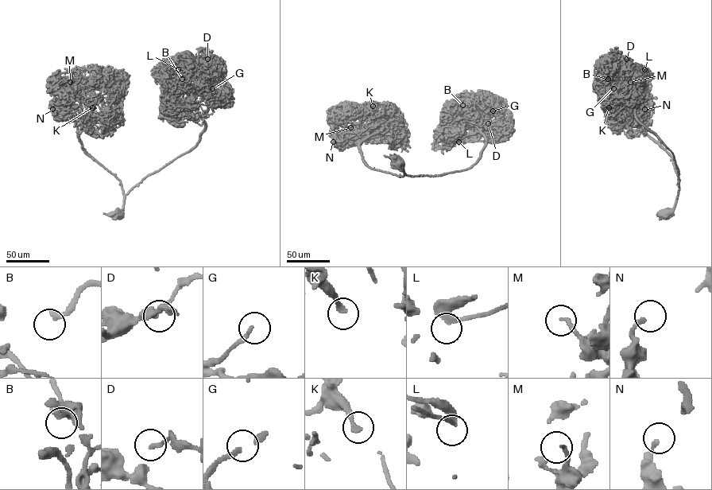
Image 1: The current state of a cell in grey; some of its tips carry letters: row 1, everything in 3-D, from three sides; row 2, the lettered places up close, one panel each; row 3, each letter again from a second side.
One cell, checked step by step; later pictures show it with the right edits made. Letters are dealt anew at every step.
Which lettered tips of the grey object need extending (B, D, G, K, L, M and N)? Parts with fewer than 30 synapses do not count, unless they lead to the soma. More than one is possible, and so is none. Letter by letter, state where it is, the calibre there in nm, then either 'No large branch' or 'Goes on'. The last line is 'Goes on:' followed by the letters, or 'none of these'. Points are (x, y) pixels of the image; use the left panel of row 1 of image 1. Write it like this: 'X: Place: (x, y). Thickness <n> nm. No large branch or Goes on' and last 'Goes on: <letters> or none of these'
B: Place: (182, 79). Thickness 260 nm. Goes on
D: Place: (207, 59). Thickness 120 nm. No large branch
G: Place: (212, 88). Thickness 200 nm. Goes on
K: Place: (92, 107). Thickness 180 nm. No large branch
L: Place: (178, 69). Thickness 260 nm. No large branch
M: Place: (70, 82). Thickness 150 nm. Goes on
N: Place: (52, 109). Thickness 160 nm. No large branch
Goes on: B, G, M

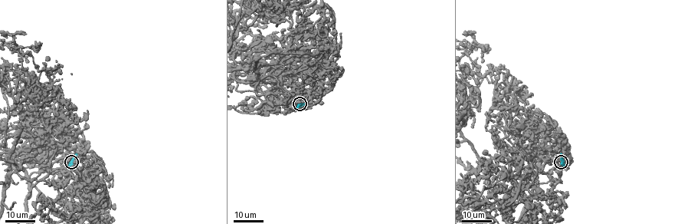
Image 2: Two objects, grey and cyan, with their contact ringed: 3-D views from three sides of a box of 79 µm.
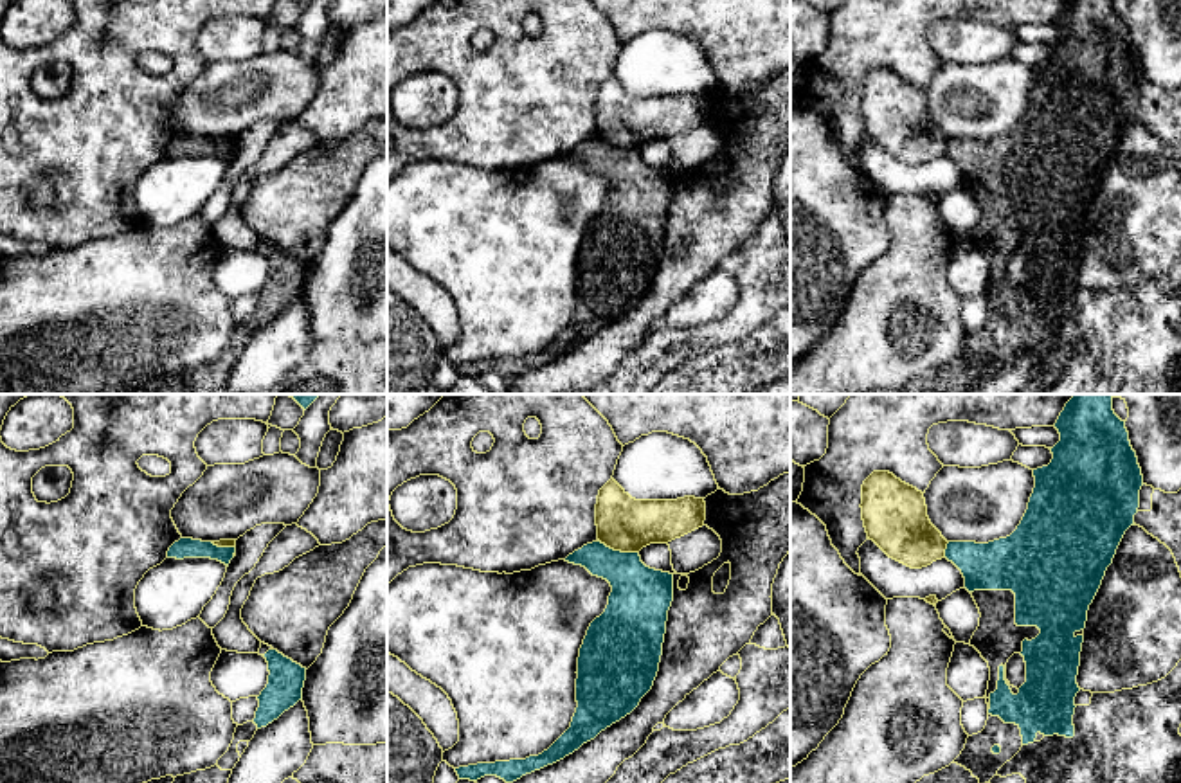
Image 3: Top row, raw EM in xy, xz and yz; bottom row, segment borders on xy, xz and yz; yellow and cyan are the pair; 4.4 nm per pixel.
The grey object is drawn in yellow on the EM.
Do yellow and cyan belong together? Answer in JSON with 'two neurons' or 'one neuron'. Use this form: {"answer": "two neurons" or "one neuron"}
{"answer": "two neurons"}

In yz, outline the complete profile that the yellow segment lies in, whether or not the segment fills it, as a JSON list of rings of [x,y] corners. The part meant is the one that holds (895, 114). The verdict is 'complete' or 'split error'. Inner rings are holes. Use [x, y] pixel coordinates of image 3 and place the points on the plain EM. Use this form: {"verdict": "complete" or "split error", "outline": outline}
{"verdict": "complete", "outline": [[[873,68],[862,81],[868,135],[889,155],[922,166],[945,155],[947,137],[931,121],[924,90],[889,68]]]}

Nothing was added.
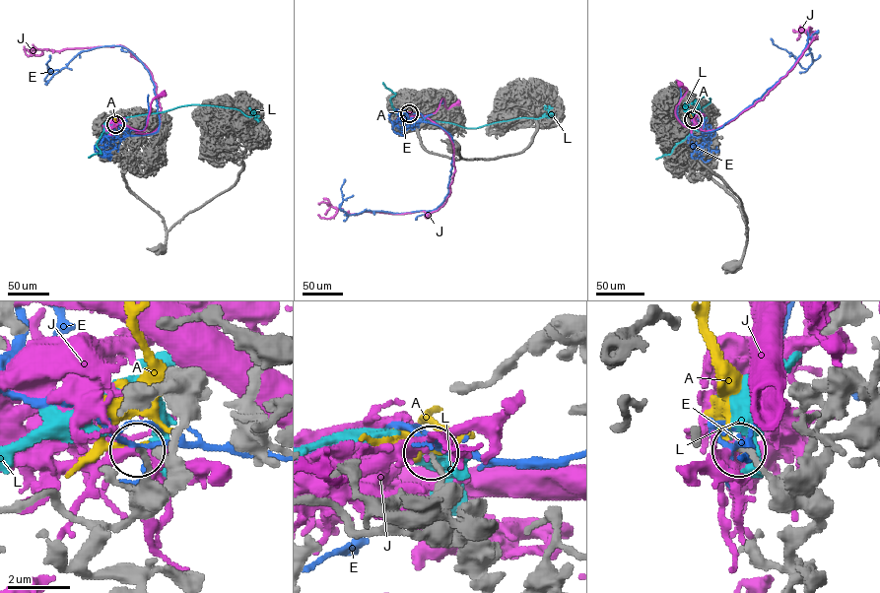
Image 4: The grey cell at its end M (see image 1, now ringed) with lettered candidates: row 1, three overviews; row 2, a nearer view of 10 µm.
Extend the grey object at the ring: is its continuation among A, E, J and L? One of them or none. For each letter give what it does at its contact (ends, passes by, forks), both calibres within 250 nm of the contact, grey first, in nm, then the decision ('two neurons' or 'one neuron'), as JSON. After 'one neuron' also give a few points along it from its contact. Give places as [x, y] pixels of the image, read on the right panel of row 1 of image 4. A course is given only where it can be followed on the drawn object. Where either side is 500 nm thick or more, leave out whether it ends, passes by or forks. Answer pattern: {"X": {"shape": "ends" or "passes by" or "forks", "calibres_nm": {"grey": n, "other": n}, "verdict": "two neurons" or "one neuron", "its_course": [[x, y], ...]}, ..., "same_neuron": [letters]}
{"A": {"shape": "ends", "calibres_nm": {"grey": 150, "other": 180}, "verdict": "one neuron"}, "E": {"shape": "forks", "calibres_nm": {"grey": 150, "other": 150}, "verdict": "two neurons"}, "J": {"shape": "forks", "calibres_nm": {"grey": 150, "other": 280}, "verdict": "two neurons"}, "L": {"calibres_nm": {"grey": 200, "other": 500}, "verdict": "two neurons"}, "same_neuron": ["A"]}

